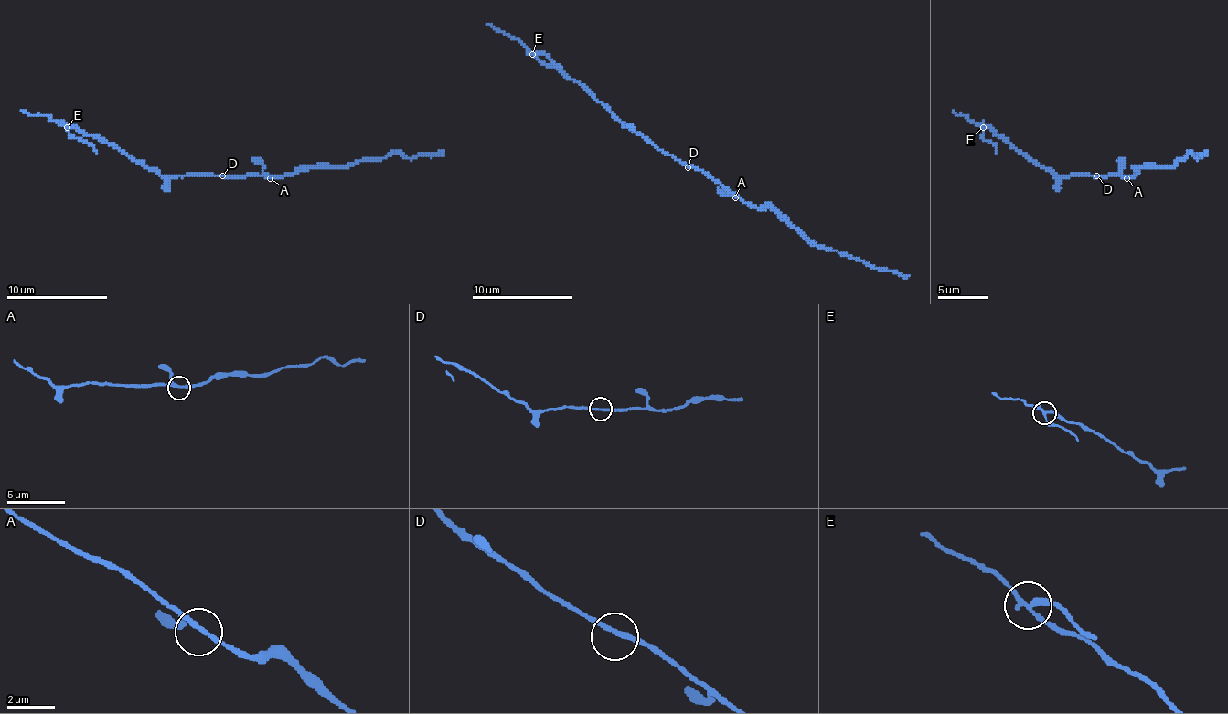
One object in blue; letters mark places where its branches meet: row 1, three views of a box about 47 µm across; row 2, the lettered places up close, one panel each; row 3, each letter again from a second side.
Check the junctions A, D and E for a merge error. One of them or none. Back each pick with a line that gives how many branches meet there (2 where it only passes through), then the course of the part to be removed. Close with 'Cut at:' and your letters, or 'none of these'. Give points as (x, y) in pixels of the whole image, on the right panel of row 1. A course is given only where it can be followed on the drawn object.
E: 3 branches meet; foreign part runs (983, 128), (953, 110)
Cut at: E

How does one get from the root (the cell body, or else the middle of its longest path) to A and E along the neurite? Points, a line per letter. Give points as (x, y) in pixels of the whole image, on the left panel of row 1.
A: (222, 175), (268, 175), (270, 178)
E: (222, 175), (159, 175), (132, 161), (116, 148), (91, 135), (84, 135), (74, 128), (66, 128)

